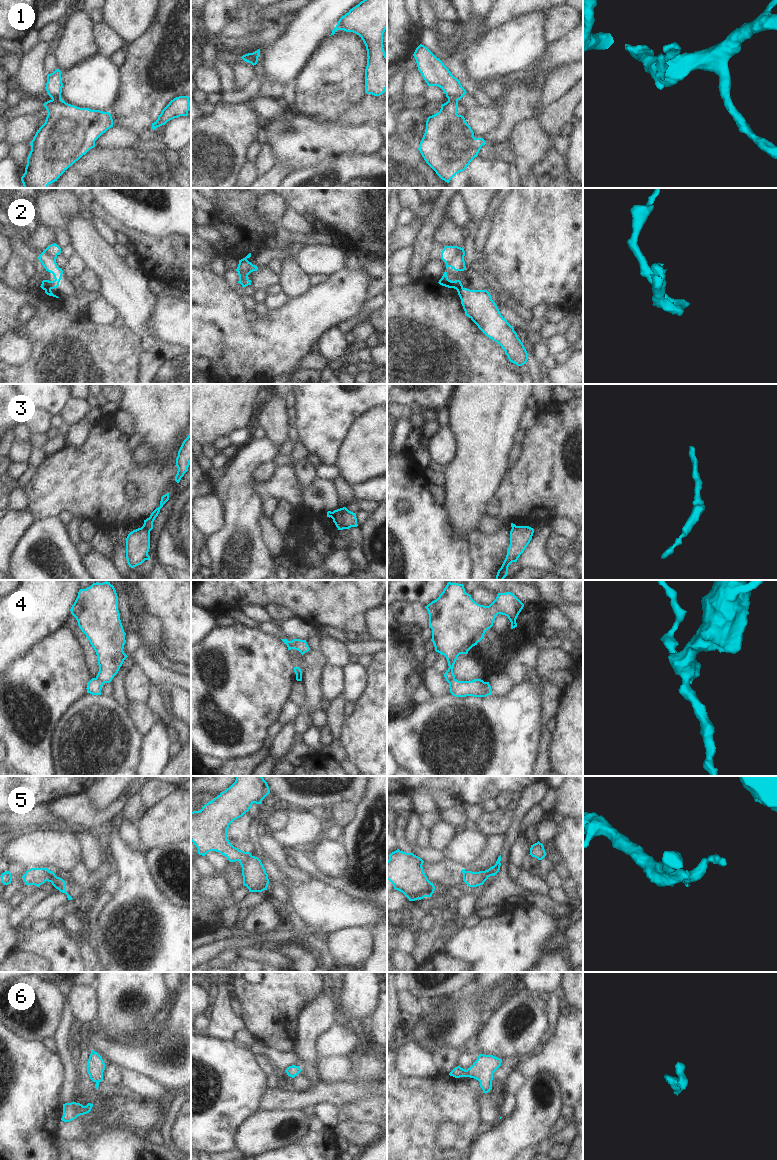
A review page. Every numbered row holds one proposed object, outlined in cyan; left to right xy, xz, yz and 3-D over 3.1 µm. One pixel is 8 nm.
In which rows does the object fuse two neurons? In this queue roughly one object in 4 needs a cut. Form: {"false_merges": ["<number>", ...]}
{"false_merges": ["1", "2", "3", "4"]}

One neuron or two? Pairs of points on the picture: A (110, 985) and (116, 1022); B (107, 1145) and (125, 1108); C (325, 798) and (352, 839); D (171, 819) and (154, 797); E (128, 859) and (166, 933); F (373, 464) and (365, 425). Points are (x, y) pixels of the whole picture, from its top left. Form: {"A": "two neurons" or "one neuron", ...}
{"A": "one neuron", "B": "two neurons", "C": "two neurons", "D": "two neurons", "E": "one neuron", "F": "one neuron"}

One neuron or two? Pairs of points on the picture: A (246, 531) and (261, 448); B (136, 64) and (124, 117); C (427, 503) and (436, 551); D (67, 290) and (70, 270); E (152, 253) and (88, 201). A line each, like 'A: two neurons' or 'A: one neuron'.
A: one neuron
B: one neuron
C: one neuron
D: two neurons
E: one neuron

